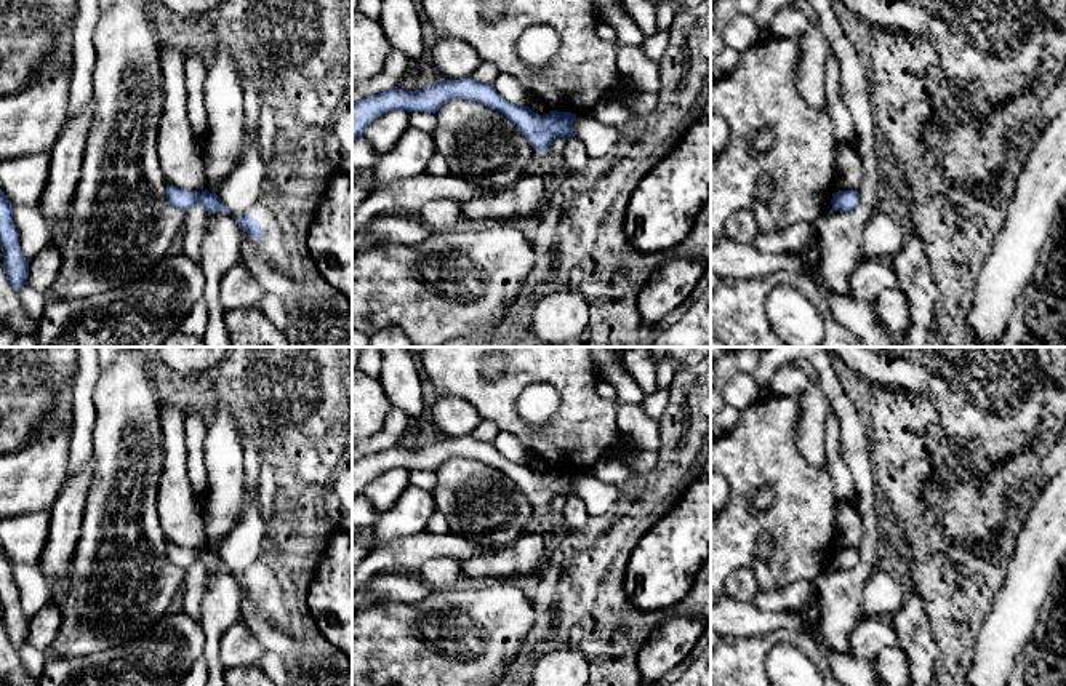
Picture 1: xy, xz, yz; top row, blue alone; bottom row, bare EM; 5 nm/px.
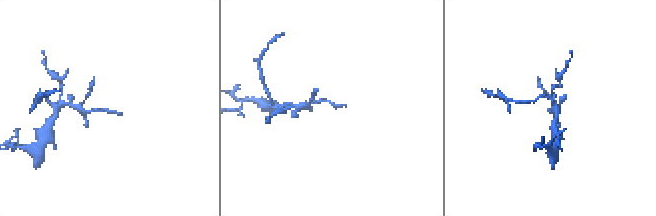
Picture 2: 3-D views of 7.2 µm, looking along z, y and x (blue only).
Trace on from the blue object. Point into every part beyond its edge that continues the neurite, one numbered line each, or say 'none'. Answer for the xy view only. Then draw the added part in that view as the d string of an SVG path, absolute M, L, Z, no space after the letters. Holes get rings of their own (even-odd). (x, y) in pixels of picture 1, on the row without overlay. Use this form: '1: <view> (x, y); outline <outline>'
1: xy (271, 606); outline M261 556L248 568L248 572L259 579L262 596L253 596L261 617L267 619L279 630L291 636L291 617L285 604L282 587L271 568Z

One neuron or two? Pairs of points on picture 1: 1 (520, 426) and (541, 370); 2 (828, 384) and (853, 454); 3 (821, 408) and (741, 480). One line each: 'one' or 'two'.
1: one
2: one
3: two

